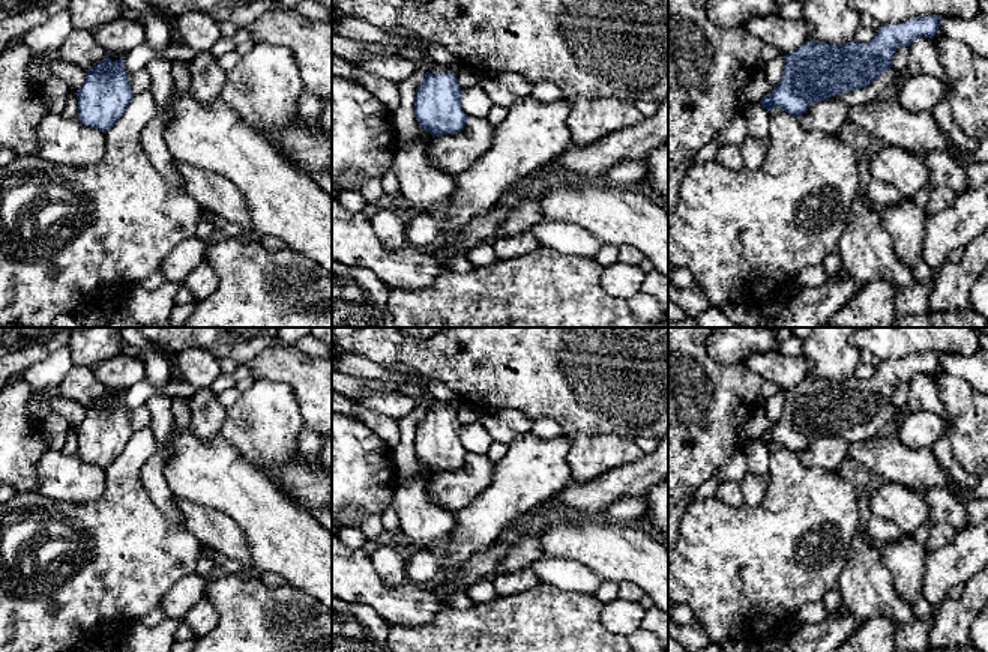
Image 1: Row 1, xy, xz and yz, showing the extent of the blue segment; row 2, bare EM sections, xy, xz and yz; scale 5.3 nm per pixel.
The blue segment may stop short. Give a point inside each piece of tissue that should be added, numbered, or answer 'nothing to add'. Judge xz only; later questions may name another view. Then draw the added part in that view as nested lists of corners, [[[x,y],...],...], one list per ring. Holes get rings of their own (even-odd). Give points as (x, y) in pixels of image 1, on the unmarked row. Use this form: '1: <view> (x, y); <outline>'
1: xz (436, 404); [[[456,398],[455,401],[432,401],[431,404],[431,410],[437,410],[437,409],[446,409],[446,410],[456,410],[461,404],[461,398]]]

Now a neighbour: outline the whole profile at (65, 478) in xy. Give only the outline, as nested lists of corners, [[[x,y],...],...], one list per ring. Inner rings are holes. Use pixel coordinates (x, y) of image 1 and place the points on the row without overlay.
[[[47,451],[38,464],[38,493],[71,503],[99,499],[105,491],[107,469],[83,461],[78,454]]]

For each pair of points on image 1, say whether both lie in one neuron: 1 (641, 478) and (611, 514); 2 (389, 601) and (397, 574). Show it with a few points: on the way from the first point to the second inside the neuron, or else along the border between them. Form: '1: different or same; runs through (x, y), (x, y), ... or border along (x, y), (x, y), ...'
1: different; border along (644, 493), (619, 498), (599, 516)
2: different; border along (371, 558), (385, 582), (406, 580)

